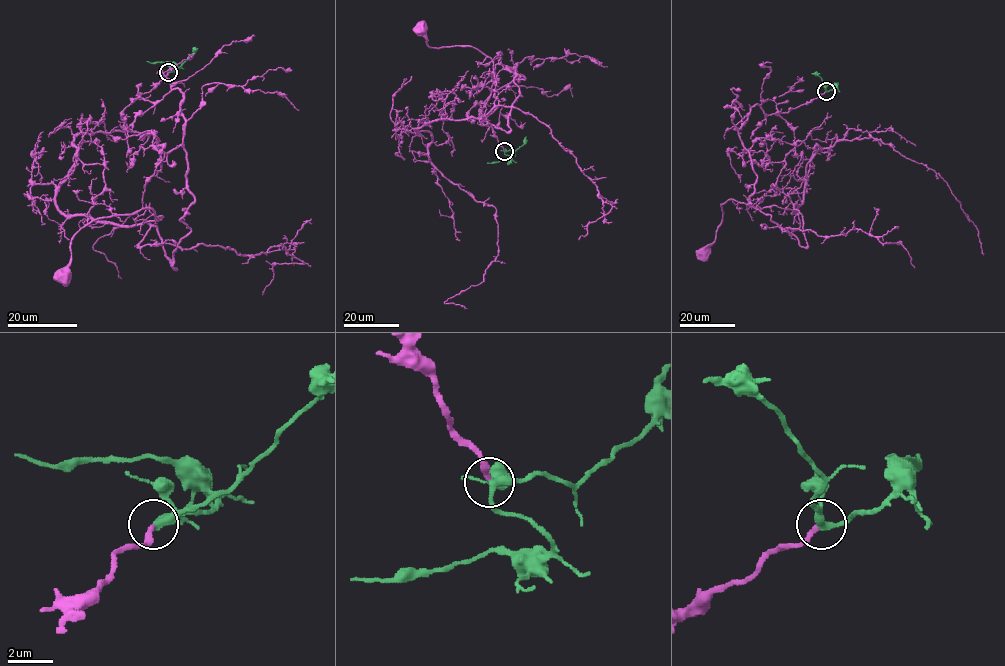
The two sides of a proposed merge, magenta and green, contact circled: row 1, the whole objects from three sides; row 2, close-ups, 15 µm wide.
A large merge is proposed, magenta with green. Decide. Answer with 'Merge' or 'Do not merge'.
Merge

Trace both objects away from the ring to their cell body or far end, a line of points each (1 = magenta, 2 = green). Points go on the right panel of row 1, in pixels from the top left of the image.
1: (825, 91), (787, 112), (756, 104), (738, 130), (750, 204), (800, 226), (795, 209), (728, 200), (702, 250)
2: (826, 91), (833, 90), (838, 83)

